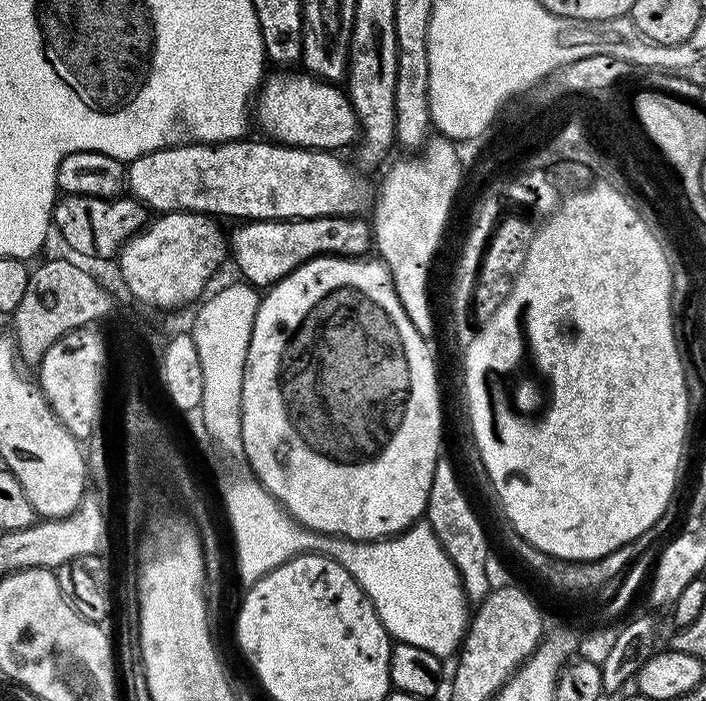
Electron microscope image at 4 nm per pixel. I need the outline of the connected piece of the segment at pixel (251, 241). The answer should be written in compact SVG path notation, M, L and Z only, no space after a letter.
M324 216L318 220L253 220L236 226L230 236L230 260L236 263L243 279L257 290L267 290L276 284L286 274L293 272L300 264L305 264L315 256L347 256L360 258L367 248L371 249L374 237L369 221L364 218L349 218L347 216Z

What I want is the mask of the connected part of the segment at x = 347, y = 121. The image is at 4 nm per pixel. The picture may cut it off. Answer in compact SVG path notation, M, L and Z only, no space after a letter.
M276 70L261 83L258 95L254 100L254 116L260 119L264 127L263 135L273 141L289 145L293 148L310 148L313 150L340 150L347 144L355 145L358 140L360 123L356 120L356 111L352 109L347 95L340 92L335 83L326 80L317 80L307 71L292 72L296 70Z

